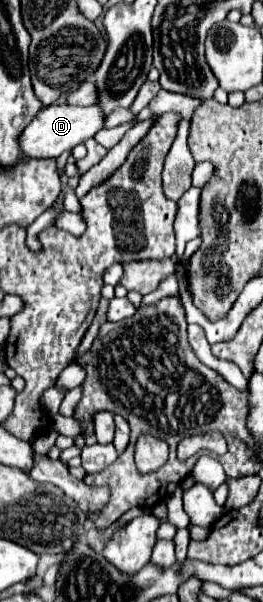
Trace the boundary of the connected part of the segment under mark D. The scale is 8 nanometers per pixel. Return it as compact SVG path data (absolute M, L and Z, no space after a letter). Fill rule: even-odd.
M54 104L42 108L34 120L24 128L18 138L20 150L28 158L58 158L64 150L72 150L74 146L82 144L84 140L92 138L104 124L104 116L98 106L68 106L68 104Z

